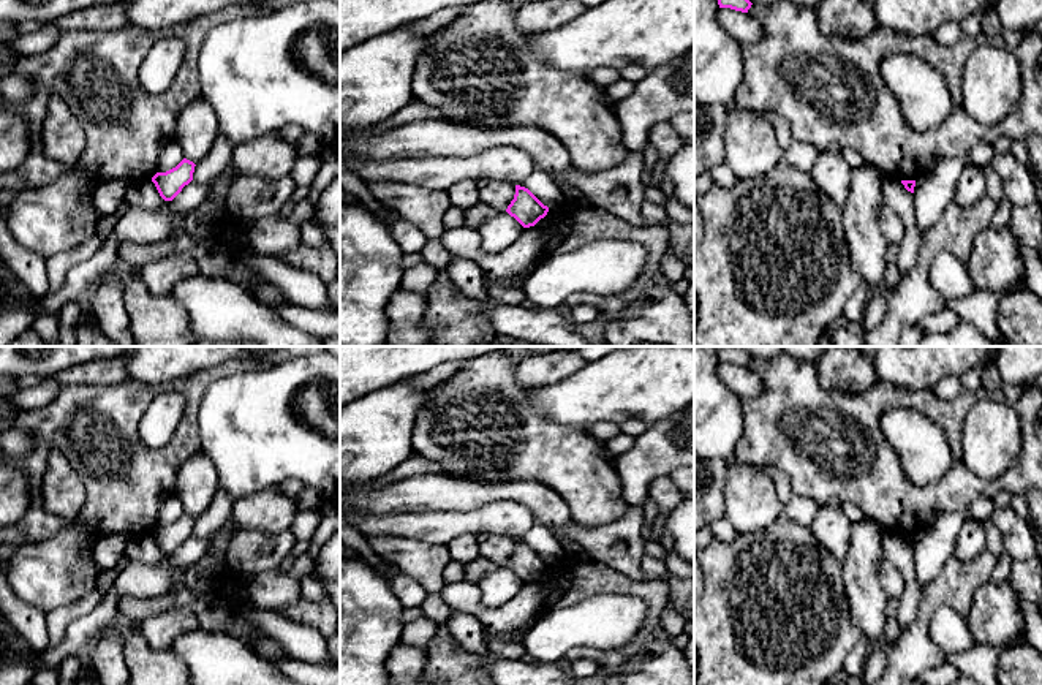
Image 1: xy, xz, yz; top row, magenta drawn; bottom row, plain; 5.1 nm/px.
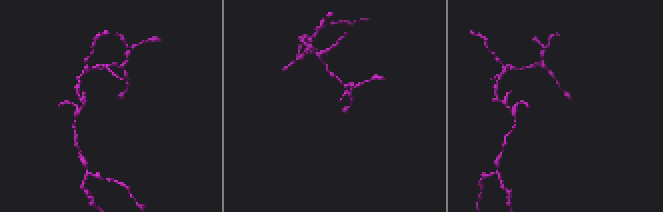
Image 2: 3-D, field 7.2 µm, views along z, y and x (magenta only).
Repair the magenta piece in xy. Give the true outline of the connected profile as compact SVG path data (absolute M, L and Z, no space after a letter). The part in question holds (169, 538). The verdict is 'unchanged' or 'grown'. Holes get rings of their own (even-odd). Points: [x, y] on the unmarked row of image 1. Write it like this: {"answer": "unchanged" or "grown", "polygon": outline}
{"answer": "unchanged", "polygon": "M183 513L176 522L166 527L157 527L152 532L160 551L164 555L172 555L185 539L193 535L194 517Z"}

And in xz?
{"answer": "unchanged", "polygon": "M515 539L515 549L506 566L514 571L523 582L534 581L549 566L528 543Z"}

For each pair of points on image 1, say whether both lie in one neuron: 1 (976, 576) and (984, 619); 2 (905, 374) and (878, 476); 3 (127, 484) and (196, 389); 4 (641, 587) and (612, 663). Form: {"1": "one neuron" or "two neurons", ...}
{"1": "two neurons", "2": "two neurons", "3": "one neuron", "4": "one neuron"}

